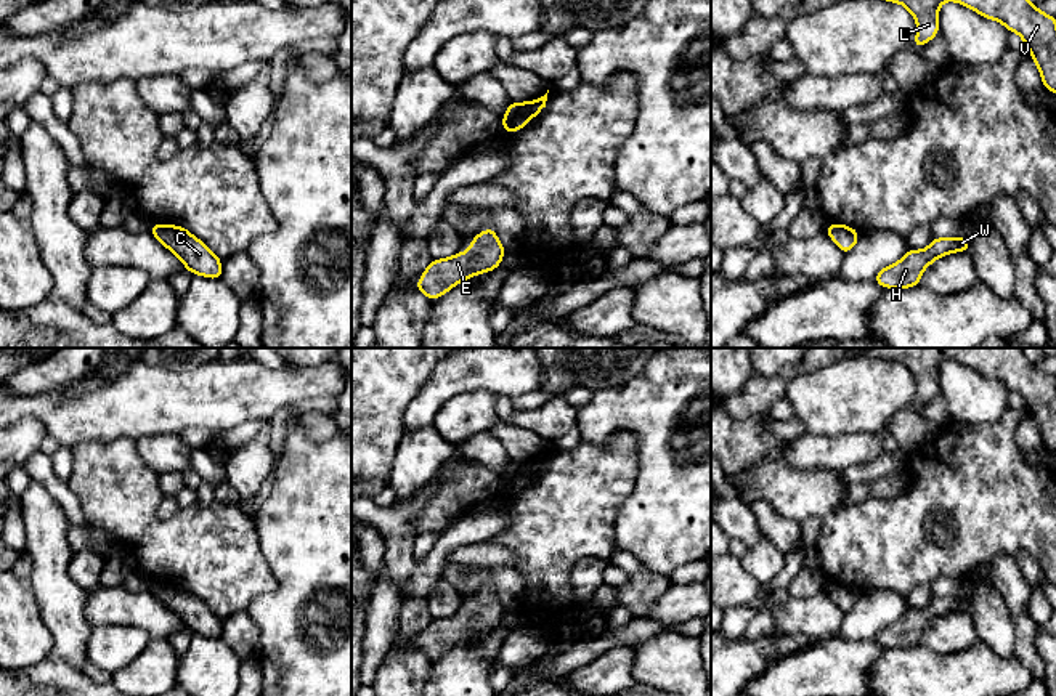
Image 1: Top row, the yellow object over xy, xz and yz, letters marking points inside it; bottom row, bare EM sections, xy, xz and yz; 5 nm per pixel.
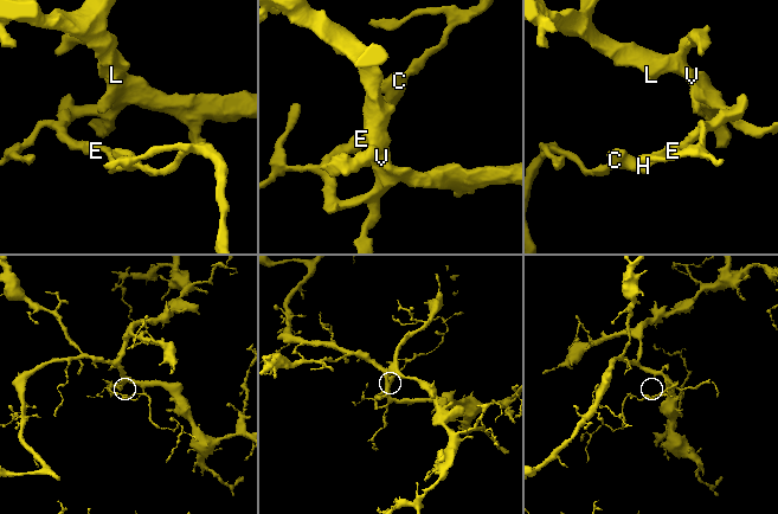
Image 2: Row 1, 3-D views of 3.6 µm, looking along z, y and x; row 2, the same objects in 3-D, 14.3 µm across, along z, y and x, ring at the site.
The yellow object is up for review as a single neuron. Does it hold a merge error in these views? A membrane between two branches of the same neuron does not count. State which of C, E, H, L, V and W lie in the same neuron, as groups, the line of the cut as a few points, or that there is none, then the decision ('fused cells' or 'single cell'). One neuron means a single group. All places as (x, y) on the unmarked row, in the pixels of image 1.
groups C E H L V W; cut none; single cell

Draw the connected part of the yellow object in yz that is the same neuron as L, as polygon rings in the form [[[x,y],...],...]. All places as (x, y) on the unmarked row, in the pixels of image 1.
[[[862,348],[862,356],[876,356],[904,364],[918,383],[913,406],[921,407],[939,395],[939,364],[958,361],[987,378],[1000,380],[1022,396],[1035,420],[1045,449],[1056,452],[1056,375],[1030,362],[1022,348]]]

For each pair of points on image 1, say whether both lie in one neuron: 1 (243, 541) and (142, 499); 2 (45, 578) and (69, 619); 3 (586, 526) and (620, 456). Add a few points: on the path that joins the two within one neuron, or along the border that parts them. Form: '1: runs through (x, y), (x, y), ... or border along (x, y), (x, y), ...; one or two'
1: runs through (215, 541), (172, 541), (158, 526); one
2: runs through (53, 587), (63, 610); one
3: runs through (586, 509), (586, 491), (604, 473); one

